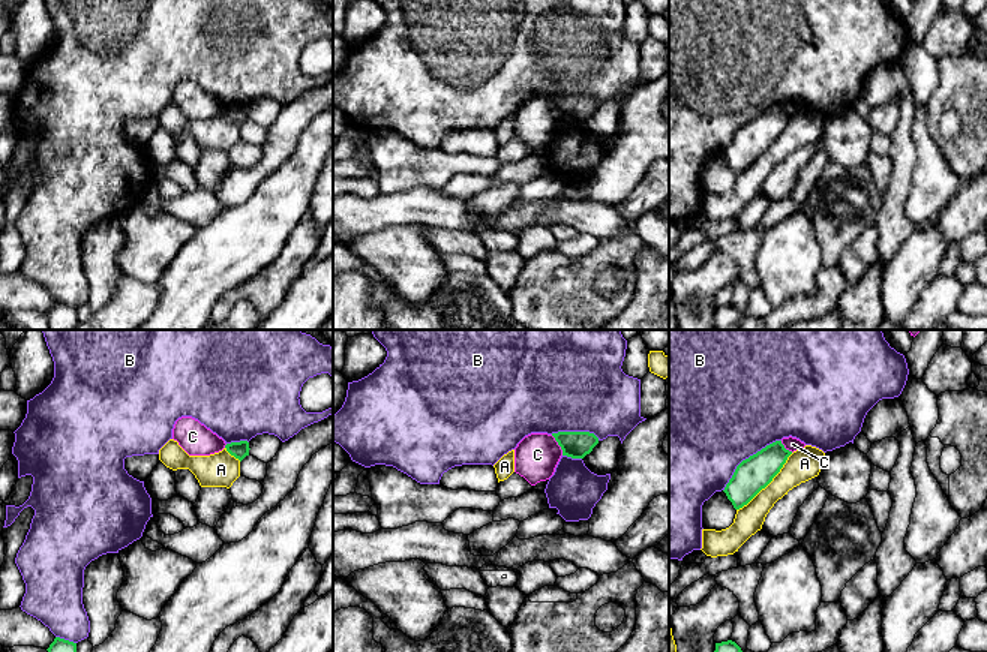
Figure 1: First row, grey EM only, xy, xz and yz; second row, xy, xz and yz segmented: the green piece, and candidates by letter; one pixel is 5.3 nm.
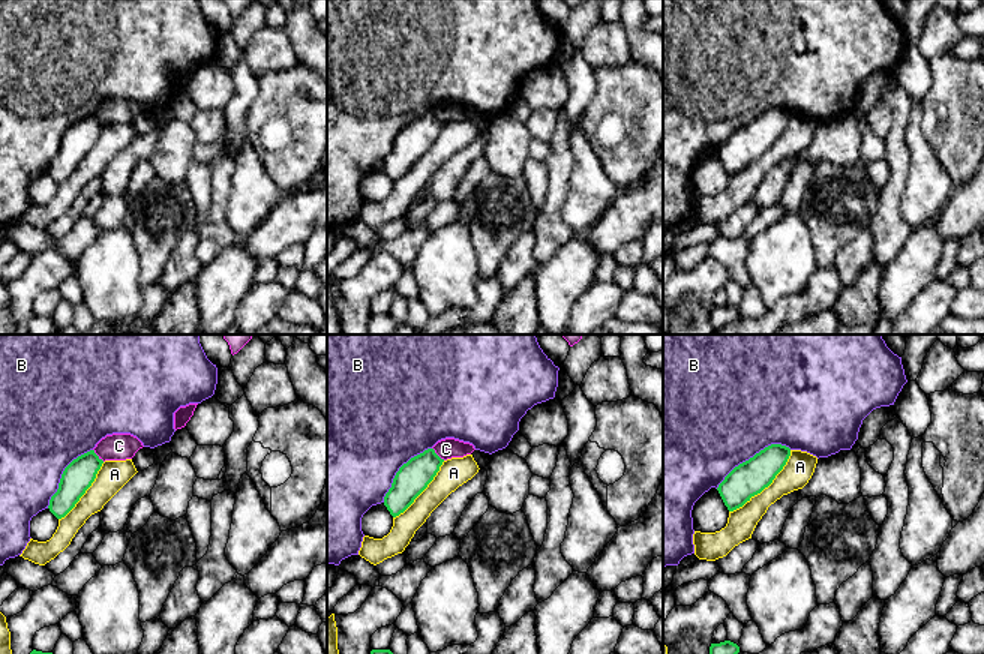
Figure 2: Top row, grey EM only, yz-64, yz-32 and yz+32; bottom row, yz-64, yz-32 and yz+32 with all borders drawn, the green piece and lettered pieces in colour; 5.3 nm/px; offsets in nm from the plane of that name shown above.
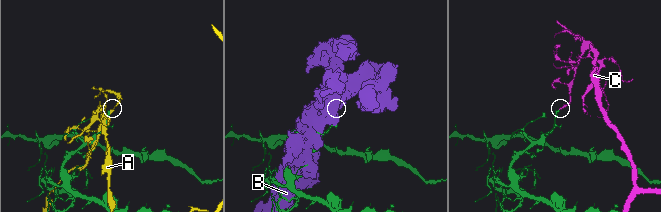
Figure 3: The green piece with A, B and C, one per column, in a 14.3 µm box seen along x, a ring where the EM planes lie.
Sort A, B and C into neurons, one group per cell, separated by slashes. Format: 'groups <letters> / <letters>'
groups A / B / C

